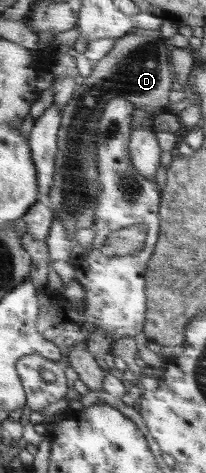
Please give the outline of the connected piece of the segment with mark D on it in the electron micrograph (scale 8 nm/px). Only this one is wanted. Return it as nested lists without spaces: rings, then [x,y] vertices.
[[[133,28],[128,34],[115,40],[112,49],[95,66],[92,73],[84,78],[82,85],[77,85],[70,101],[61,111],[61,124],[58,133],[58,156],[55,159],[55,175],[45,200],[55,212],[62,225],[67,229],[70,241],[75,240],[78,229],[91,228],[95,223],[99,201],[99,169],[97,168],[95,131],[103,115],[103,109],[114,98],[127,98],[135,102],[138,109],[152,115],[168,110],[168,95],[173,83],[174,74],[170,71],[170,47],[162,41],[159,29]]]

